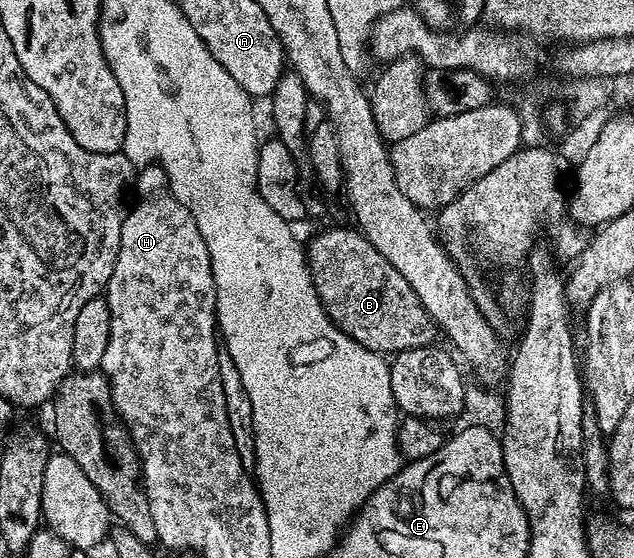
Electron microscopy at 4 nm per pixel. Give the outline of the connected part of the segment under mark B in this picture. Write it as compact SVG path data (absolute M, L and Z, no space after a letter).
M349 228L326 229L305 246L314 286L330 320L373 353L393 355L412 347L435 344L434 321L408 279L372 247L365 234Z

